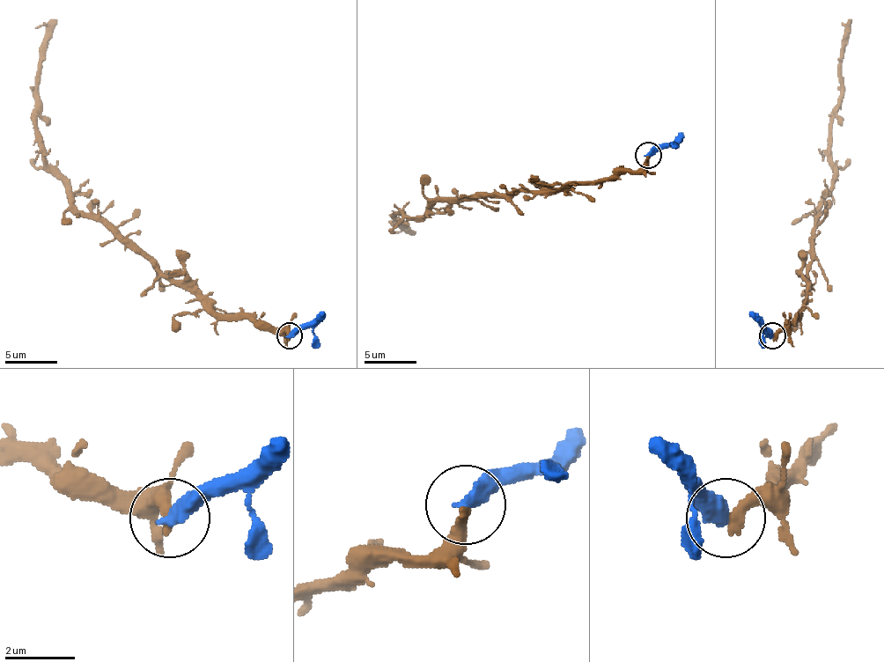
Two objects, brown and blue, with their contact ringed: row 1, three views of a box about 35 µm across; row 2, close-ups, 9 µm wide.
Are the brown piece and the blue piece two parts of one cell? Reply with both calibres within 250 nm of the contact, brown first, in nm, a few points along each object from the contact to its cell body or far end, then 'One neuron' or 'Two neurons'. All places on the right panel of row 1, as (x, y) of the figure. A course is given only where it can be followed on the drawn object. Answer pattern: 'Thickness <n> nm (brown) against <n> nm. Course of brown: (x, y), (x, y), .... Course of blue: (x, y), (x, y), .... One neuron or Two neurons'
Thickness 360 nm (brown) against 480 nm. Course of brown: (774, 336), (798, 318), (808, 294), (811, 231), (832, 188), (832, 126), (845, 28), (850, 28). Course of blue: (771, 336), (753, 312). One neuron

